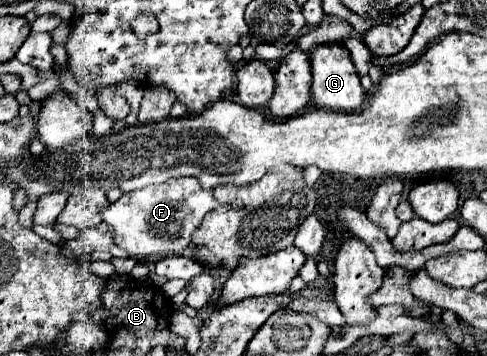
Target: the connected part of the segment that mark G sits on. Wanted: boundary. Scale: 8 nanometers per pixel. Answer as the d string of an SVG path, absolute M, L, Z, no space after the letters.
M340 42L334 44L322 44L312 50L310 54L312 62L312 104L318 108L328 108L334 112L356 112L360 110L366 94L360 86L360 76L354 70L354 64L350 62L350 54L346 54L346 48L340 46Z

